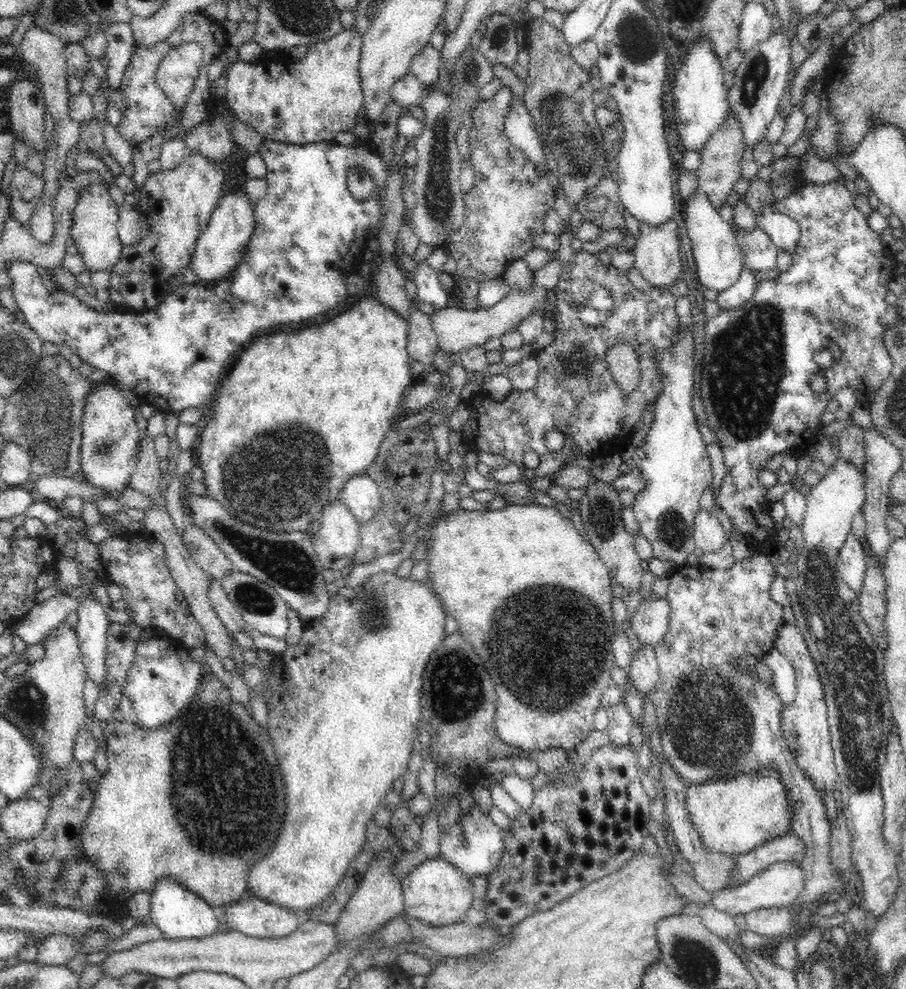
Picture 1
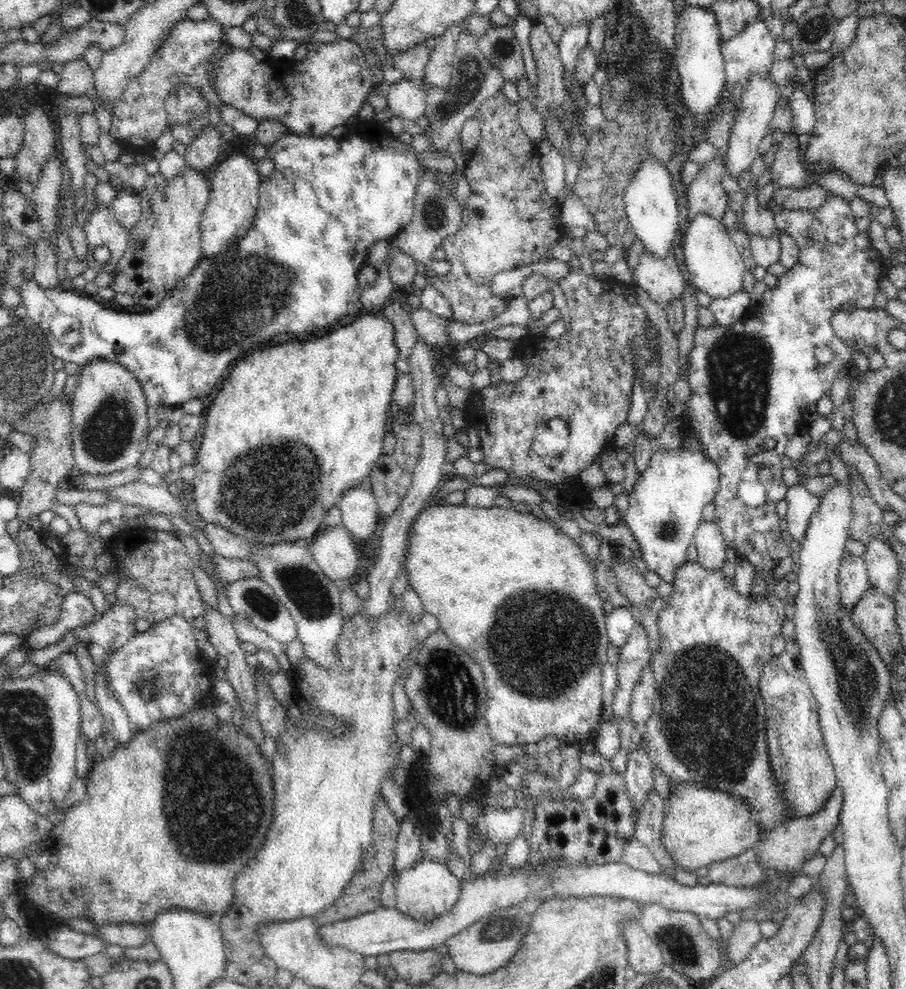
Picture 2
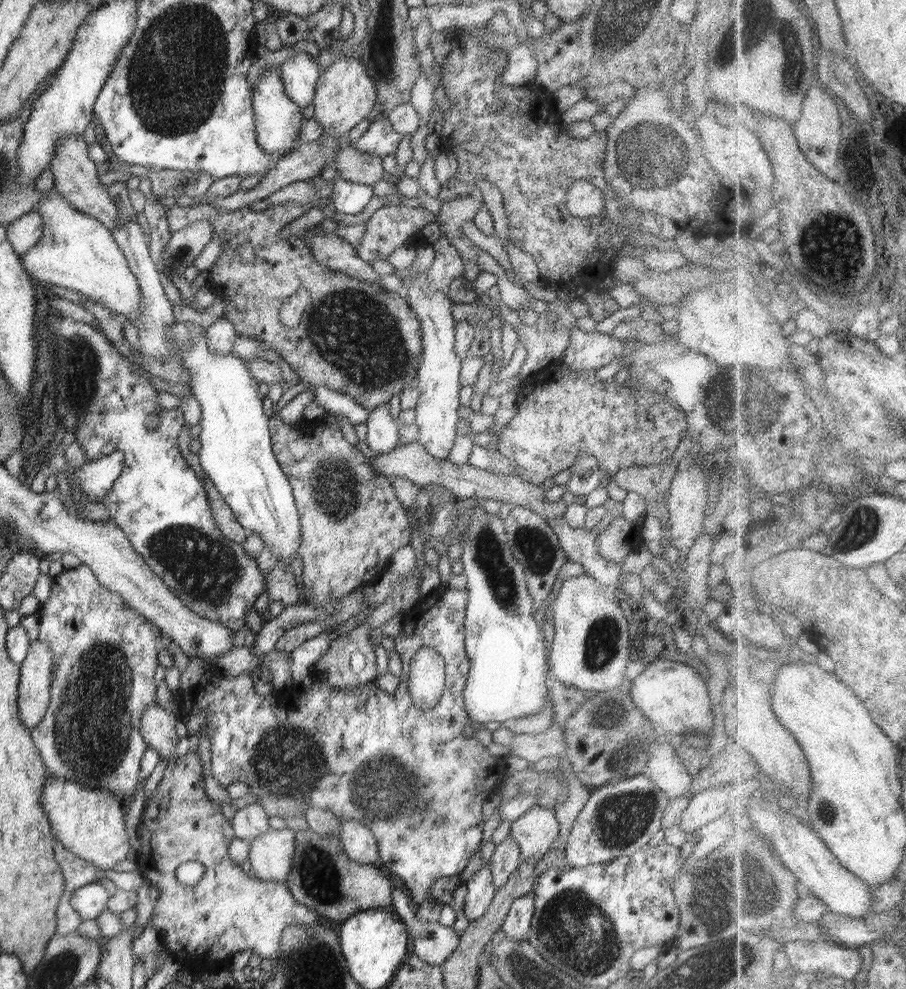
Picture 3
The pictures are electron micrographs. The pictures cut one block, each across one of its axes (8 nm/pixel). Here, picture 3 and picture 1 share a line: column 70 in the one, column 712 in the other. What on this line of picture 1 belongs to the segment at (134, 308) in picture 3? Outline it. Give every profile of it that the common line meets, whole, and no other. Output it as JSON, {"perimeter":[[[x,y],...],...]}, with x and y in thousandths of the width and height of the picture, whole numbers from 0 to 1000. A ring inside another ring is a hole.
{"perimeter":[[[766,190],[764,198],[758,201],[757,226],[759,239],[768,265],[768,277],[775,289],[784,293],[801,293],[806,291],[817,279],[820,268],[819,254],[813,246],[808,225],[801,224],[786,208],[777,195]]]}

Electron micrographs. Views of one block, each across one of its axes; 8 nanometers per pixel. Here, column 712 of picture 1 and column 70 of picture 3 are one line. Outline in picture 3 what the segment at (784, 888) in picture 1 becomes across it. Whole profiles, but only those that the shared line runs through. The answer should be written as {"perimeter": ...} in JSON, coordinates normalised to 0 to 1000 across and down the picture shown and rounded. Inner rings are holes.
{"perimeter":[[[100,893],[82,900],[76,913],[91,930],[102,930],[118,920],[117,912],[121,907],[121,903],[114,895]]]}

